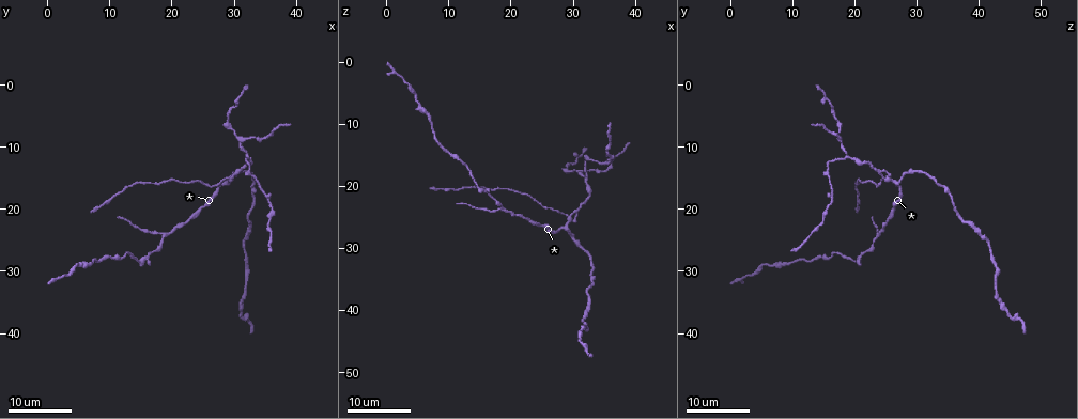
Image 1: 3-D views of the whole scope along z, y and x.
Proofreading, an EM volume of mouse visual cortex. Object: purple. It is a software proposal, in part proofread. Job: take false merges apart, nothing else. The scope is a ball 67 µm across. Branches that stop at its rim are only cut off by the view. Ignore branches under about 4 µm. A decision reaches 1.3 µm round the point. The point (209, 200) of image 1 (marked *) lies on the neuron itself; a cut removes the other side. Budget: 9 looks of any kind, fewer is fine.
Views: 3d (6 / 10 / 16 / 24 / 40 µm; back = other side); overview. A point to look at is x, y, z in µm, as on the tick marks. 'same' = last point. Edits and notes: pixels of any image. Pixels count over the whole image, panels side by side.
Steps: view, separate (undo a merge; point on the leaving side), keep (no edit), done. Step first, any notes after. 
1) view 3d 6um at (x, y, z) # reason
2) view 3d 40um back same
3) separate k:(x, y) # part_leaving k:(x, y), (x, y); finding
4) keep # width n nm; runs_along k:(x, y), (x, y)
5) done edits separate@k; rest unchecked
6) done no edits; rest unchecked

view 3d 16um at (18.5, 24.0, 23.5) # three arms meet

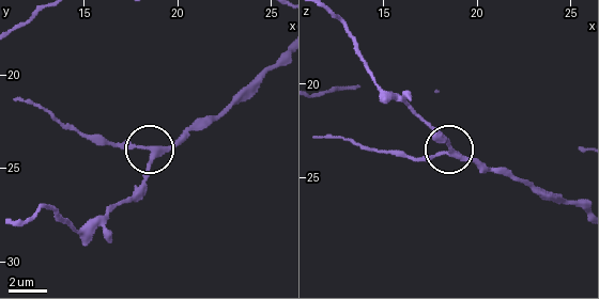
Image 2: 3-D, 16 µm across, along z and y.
view 3d 10um at (18.7, 24.2, 23.8)

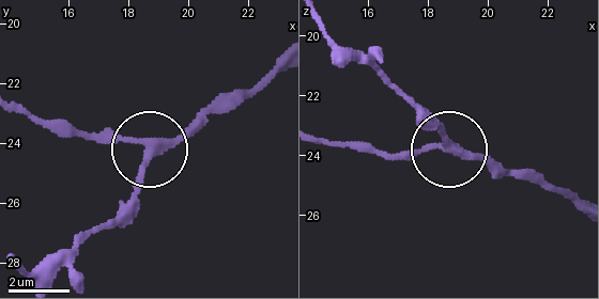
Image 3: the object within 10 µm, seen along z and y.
keep # side_arm 9 um; arms 3; all the same neuron

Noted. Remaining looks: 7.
view 3d 16um at (14.5, 28.5, 20.0) # sudden change in width

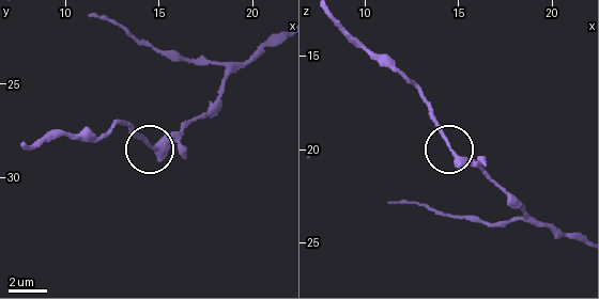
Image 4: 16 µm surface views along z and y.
view 3d 10um at (14.6, 28.3, 19.9)

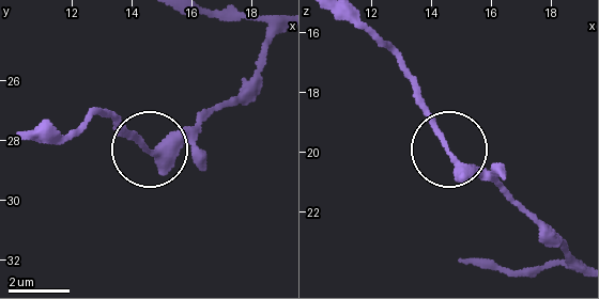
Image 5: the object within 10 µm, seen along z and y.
keep # width 250 nm; runs_along 5:(576, 258), (452, 151), (409, 77); continuous, no second neuron

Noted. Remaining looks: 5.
view 3d 16um at (29.0, 15.5, 25.0) # four arms meet

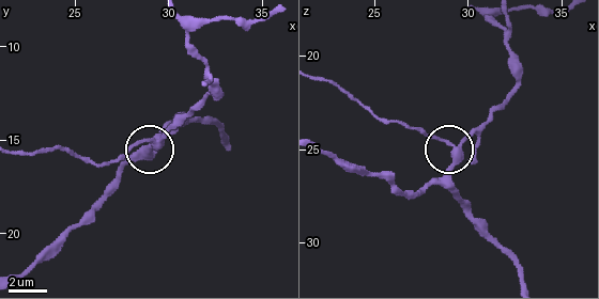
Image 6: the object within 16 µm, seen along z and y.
view 3d 6um at (29.4, 15.0, 25.1) # closer look

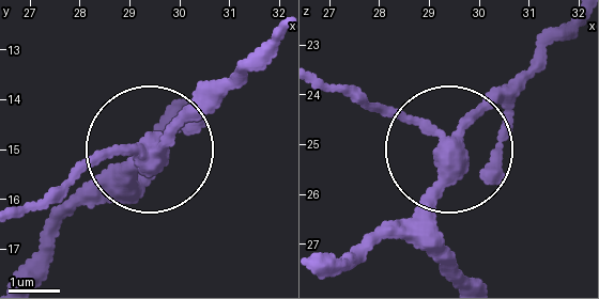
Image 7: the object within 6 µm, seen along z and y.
separate 7:(72, 170) # arms 4; part_leaving 7:(440, 136), (317, 76); a second neuron is stuck on

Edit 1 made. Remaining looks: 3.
view 3d 16um at (32.5, 11.5, 19.0) # branch point

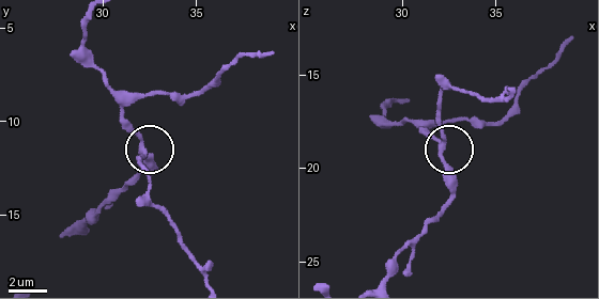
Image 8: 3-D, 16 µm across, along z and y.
view 3d 6um at (32.2, 11.5, 18.8)

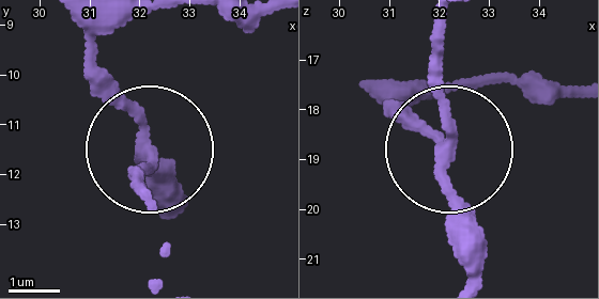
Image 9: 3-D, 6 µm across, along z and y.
view 3d 6um back at (32.10, 11.50, 18.80) # from behind

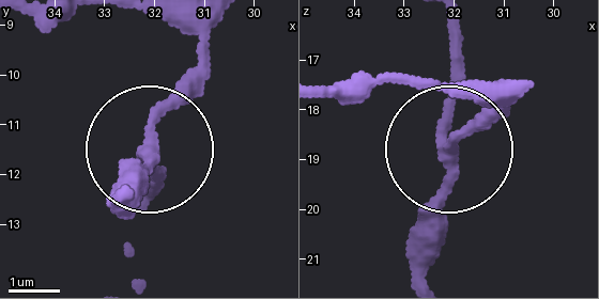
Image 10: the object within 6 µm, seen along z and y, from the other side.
keep # arms 3; runs_along 10:(421, 271), (447, 143), (507, 109); continuous, no second neuron

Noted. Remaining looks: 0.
done edits separate@7; rest unchecked

